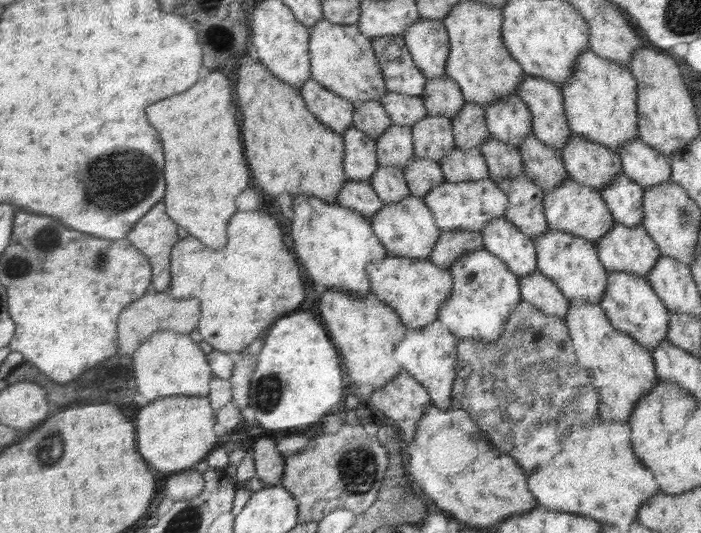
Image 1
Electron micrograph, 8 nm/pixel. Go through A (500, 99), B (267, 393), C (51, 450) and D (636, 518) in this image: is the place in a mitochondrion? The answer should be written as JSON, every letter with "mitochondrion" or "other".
{"A":"other","B":"mitochondrion","C":"mitochondrion","D":"other"}

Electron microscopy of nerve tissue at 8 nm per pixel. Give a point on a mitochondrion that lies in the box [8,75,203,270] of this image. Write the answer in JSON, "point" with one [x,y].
{"point":[105,187]}

